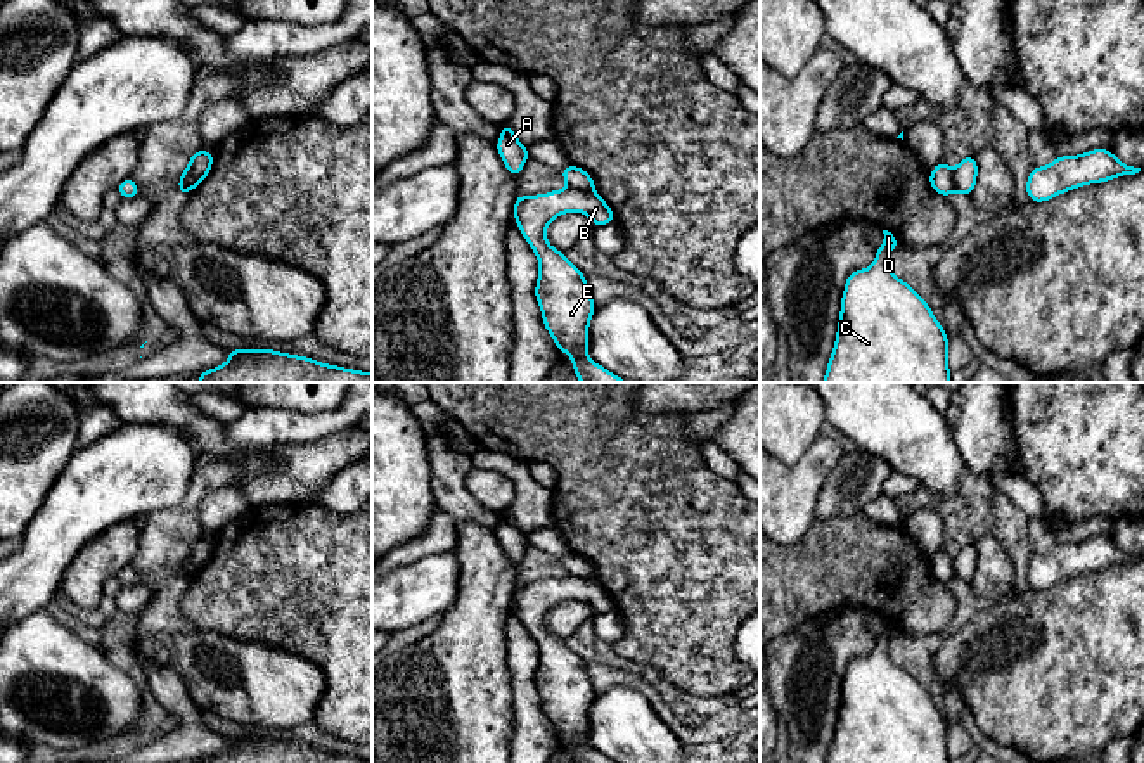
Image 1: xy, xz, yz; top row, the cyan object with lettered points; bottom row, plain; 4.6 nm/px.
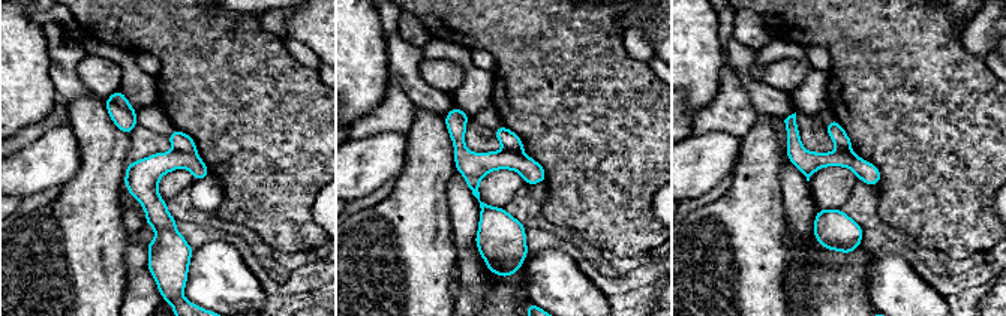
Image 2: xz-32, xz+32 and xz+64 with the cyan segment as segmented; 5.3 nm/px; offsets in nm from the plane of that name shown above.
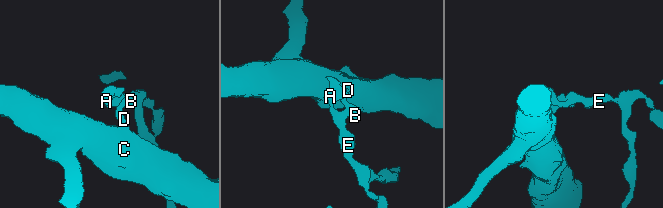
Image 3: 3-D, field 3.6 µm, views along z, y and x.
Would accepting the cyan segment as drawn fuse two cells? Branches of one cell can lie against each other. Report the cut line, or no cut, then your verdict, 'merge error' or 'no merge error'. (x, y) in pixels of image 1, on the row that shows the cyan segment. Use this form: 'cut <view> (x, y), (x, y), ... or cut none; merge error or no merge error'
cut xz (570, 185), (580, 191), (592, 191); merge error

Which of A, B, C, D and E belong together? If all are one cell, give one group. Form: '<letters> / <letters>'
A B E / C D

